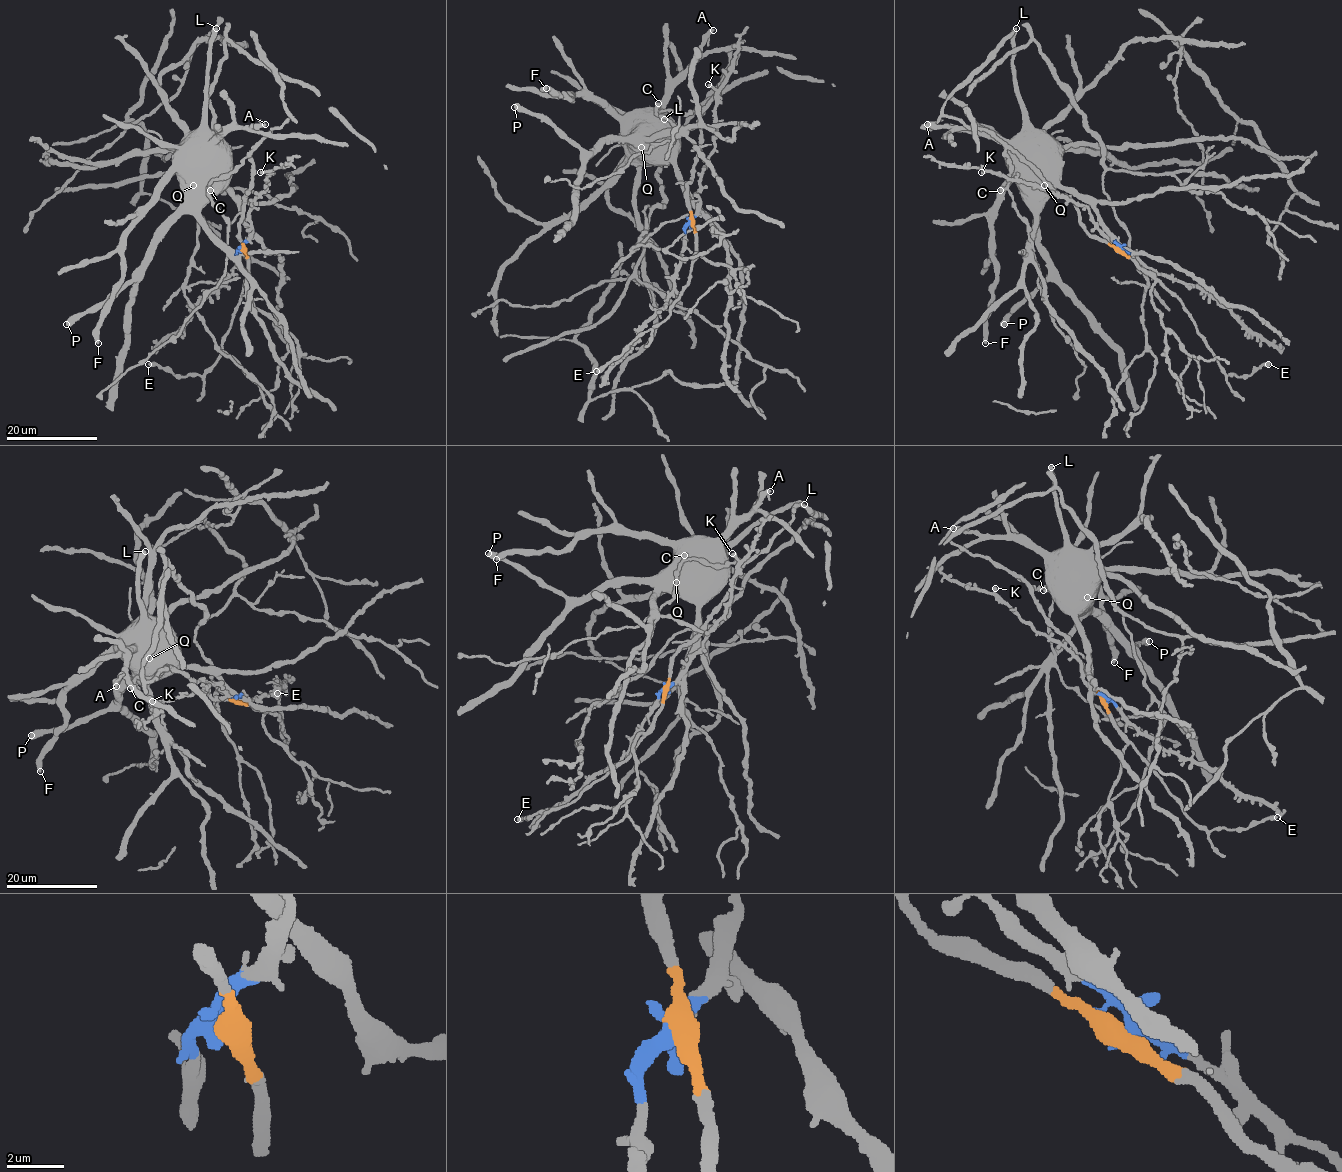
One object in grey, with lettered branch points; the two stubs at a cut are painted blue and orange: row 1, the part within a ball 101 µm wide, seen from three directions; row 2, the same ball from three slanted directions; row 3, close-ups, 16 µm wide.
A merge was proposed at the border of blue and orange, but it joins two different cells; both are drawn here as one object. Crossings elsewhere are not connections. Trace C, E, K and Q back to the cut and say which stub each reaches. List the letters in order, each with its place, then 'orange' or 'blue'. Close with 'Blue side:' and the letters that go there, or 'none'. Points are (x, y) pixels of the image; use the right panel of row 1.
C: (1000, 190) | orange
E: (1268, 364) | orange
K: (981, 172) | blue
Q: (1044, 185) | orange
Blue side: K

